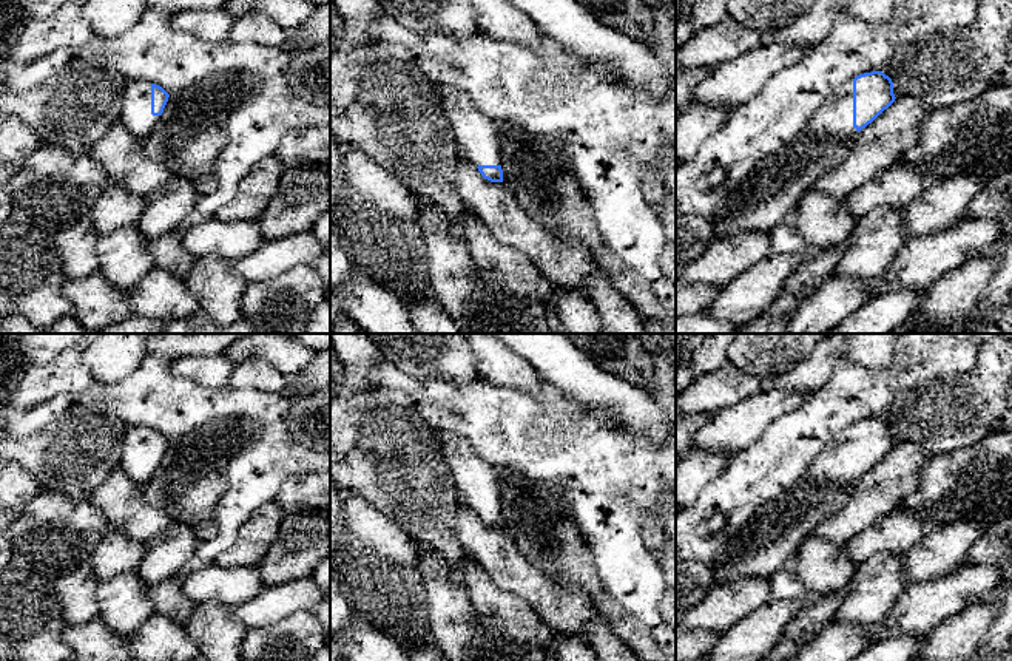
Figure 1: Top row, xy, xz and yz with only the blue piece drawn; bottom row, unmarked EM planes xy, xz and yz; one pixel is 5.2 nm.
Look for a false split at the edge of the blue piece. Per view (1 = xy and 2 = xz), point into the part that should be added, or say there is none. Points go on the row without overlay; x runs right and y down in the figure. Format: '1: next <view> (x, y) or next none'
1: next xy (136, 461)
2: next xz (477, 484)

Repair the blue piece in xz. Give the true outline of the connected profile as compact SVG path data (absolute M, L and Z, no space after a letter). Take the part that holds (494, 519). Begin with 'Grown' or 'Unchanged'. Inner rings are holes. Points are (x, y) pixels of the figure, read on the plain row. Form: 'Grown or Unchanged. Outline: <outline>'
Grown. Outline: M449 431L437 434L461 499L477 511L484 525L503 528L498 477L492 466L463 436Z

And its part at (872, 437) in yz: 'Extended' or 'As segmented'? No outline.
Extended

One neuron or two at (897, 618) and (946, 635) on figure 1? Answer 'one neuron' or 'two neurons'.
two neurons

